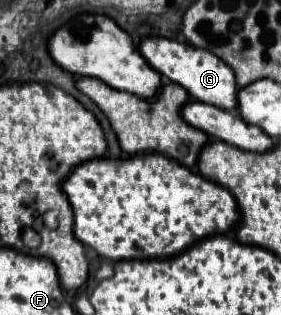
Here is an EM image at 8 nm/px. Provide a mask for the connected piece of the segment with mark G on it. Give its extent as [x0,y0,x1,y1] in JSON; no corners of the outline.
[140,38,238,110]

